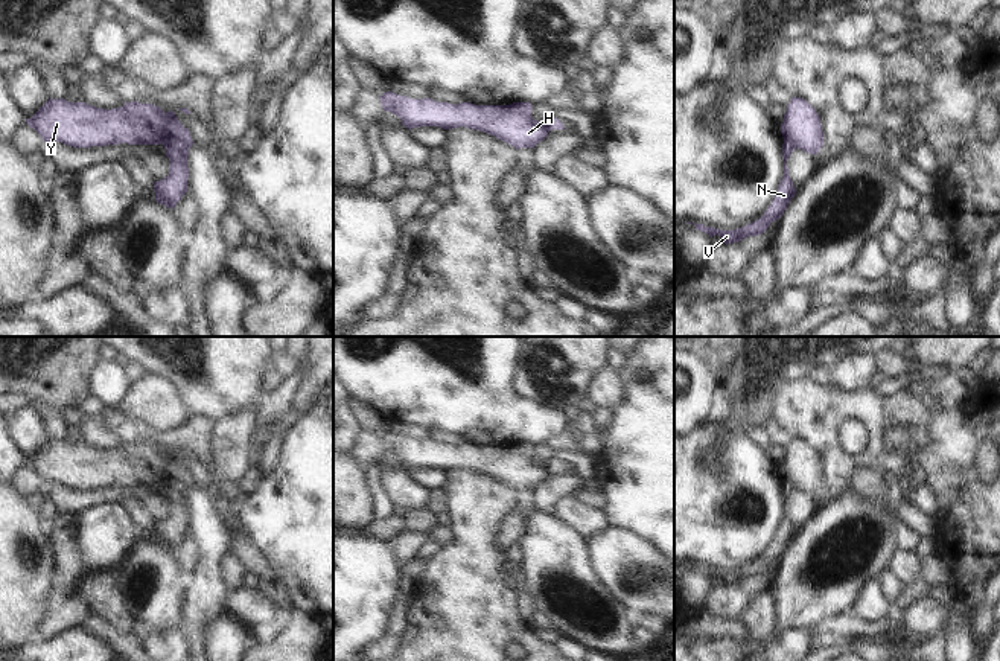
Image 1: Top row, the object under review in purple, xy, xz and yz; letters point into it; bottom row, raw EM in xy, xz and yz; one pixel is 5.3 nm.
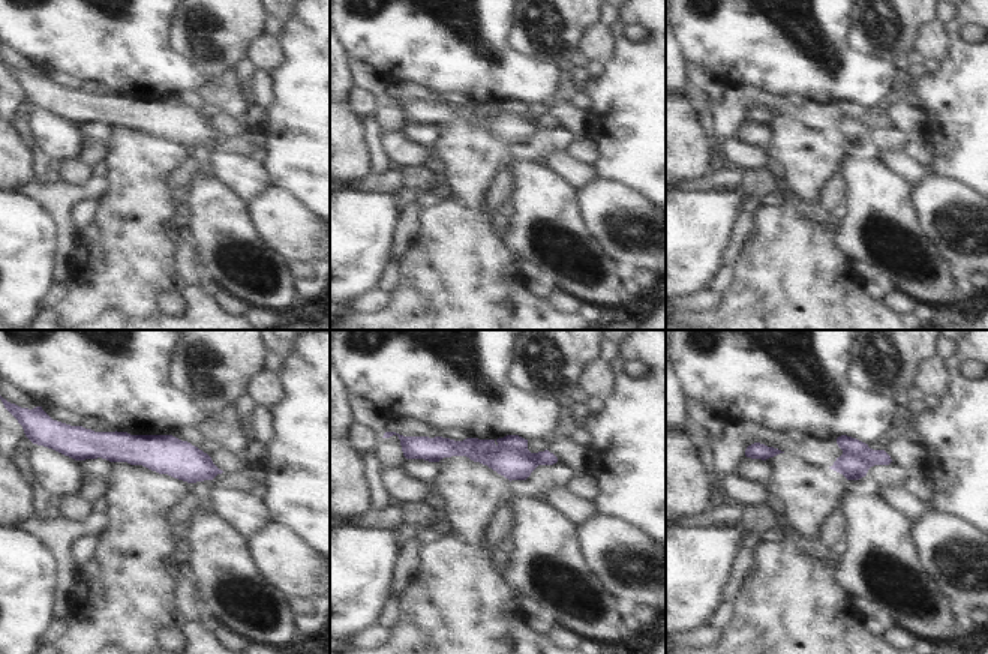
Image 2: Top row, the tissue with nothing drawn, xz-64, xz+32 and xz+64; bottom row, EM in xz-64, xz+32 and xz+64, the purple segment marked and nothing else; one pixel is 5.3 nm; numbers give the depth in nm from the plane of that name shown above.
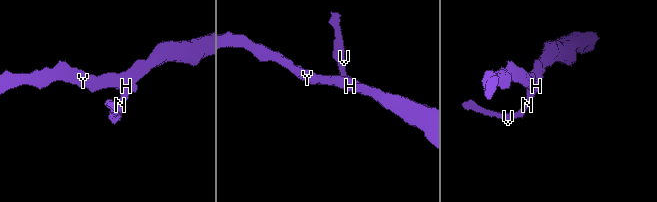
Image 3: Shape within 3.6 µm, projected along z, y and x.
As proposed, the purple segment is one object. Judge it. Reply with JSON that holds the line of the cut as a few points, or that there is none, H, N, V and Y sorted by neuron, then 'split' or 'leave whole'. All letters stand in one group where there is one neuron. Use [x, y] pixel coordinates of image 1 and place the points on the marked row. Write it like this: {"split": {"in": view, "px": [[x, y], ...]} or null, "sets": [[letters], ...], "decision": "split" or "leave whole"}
{"split": {"in": "xy", "px": [[183, 127], [160, 142]]}, "sets": [["H", "Y"], ["N", "V"]], "decision": "split"}

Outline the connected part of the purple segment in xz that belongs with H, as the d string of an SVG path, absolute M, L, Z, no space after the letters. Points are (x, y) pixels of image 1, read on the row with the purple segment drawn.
M387 91L379 96L384 111L396 114L408 129L440 126L443 129L466 126L495 136L521 148L534 148L551 131L545 123L513 111L508 105L447 104L429 97L411 99Z

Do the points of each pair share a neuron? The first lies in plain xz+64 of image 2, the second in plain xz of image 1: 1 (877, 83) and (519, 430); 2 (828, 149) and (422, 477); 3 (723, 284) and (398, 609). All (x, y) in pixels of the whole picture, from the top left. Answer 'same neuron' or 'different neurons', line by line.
1: same neuron
2: different neurons
3: same neuron

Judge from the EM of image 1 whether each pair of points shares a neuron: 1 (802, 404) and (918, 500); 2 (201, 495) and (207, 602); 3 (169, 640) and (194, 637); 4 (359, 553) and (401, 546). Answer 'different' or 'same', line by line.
1: different
2: same
3: different
4: different

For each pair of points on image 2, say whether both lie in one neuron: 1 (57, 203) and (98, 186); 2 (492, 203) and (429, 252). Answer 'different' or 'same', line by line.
1: same
2: different

